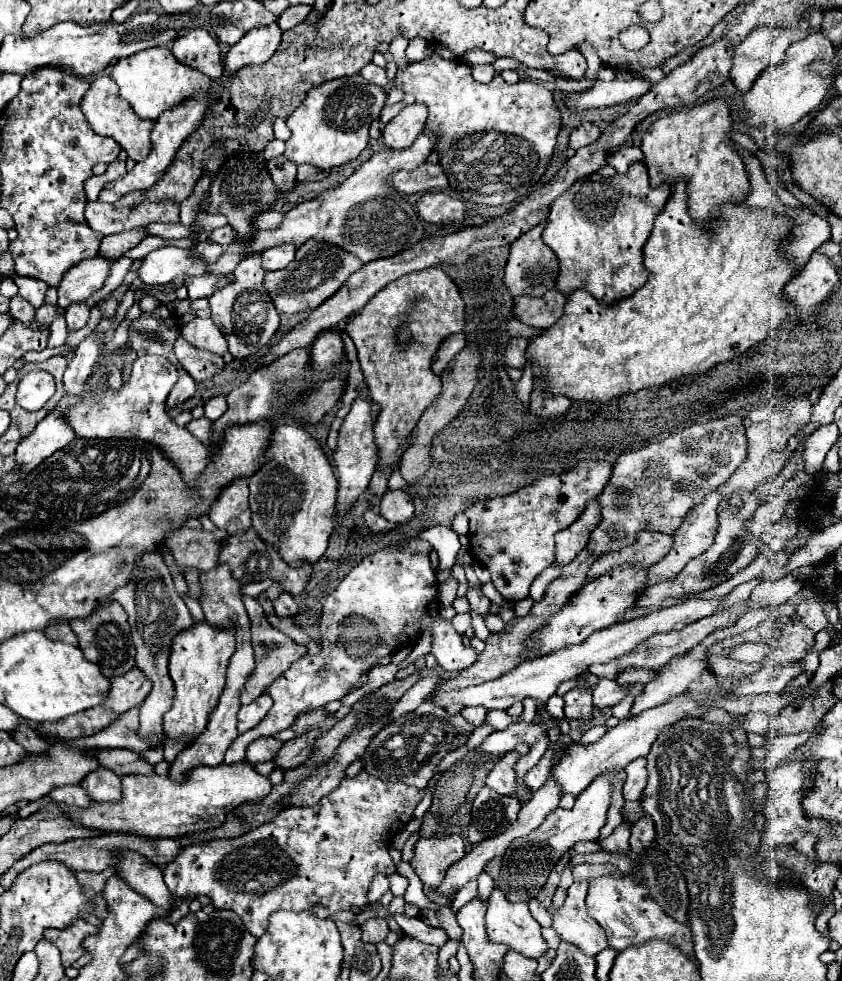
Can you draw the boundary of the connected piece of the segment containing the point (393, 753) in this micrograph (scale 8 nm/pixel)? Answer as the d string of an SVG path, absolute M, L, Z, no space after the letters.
M422 702L416 710L402 714L398 720L388 724L368 746L364 758L364 770L380 780L402 782L424 790L428 780L434 776L436 764L450 752L452 742L458 734L470 734L470 724L458 714L450 716L444 708Z

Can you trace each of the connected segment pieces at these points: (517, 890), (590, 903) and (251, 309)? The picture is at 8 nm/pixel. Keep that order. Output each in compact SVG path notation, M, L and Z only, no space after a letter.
M614 772L598 776L578 798L572 810L556 808L556 812L548 814L542 826L532 830L528 836L512 840L506 848L500 868L500 876L494 880L494 888L502 890L510 902L530 902L546 884L548 874L556 866L556 862L574 848L576 842L596 840L600 836L600 828L606 824L606 812L610 804L610 780Z
M632 876L624 878L592 878L586 898L588 914L604 928L610 948L622 952L630 946L638 946L650 940L664 940L678 950L682 950L692 962L694 960L694 940L690 928L664 916L664 910L652 900L648 888L638 884Z
M250 256L248 260L242 260L240 266L236 266L236 272L230 274L234 278L232 284L216 290L208 302L214 324L222 330L224 338L230 344L230 354L234 358L248 358L256 354L260 348L270 344L272 336L276 334L280 326L280 316L270 300L270 296L264 292L264 270L260 266L260 256Z

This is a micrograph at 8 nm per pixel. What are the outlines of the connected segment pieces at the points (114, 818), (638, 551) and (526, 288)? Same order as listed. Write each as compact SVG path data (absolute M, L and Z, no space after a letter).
M242 760L238 764L220 764L220 766L200 766L196 770L192 770L186 780L176 786L168 776L136 776L136 774L130 774L130 776L124 776L122 778L122 800L116 802L116 804L106 804L106 802L100 802L100 804L94 804L94 808L70 808L70 806L64 806L68 810L68 816L88 828L100 828L100 830L106 830L106 832L128 832L128 834L138 834L138 836L148 836L148 838L172 838L172 836L186 836L186 834L194 834L194 832L202 832L202 830L210 830L210 828L218 828L226 822L226 814L236 810L240 804L258 804L262 802L270 790L272 790L272 782L258 774L256 768Z
M644 532L638 536L638 542L634 546L616 550L616 552L608 552L604 556L600 556L592 568L588 570L588 582L608 574L610 570L630 564L636 568L648 568L652 564L656 564L664 554L668 554L668 548L672 546L672 536L670 534L658 534L658 532Z
M538 224L524 236L520 236L512 246L510 246L510 258L506 264L506 274L504 274L504 284L512 296L530 296L530 298L542 298L544 292L556 286L558 278L558 258L556 254L542 242L542 230L544 224Z

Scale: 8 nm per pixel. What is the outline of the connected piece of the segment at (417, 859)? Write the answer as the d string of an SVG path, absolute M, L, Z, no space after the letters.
M436 834L430 838L420 838L414 846L414 856L410 866L418 874L423 884L438 887L446 870L462 860L466 854L466 842L460 834Z

